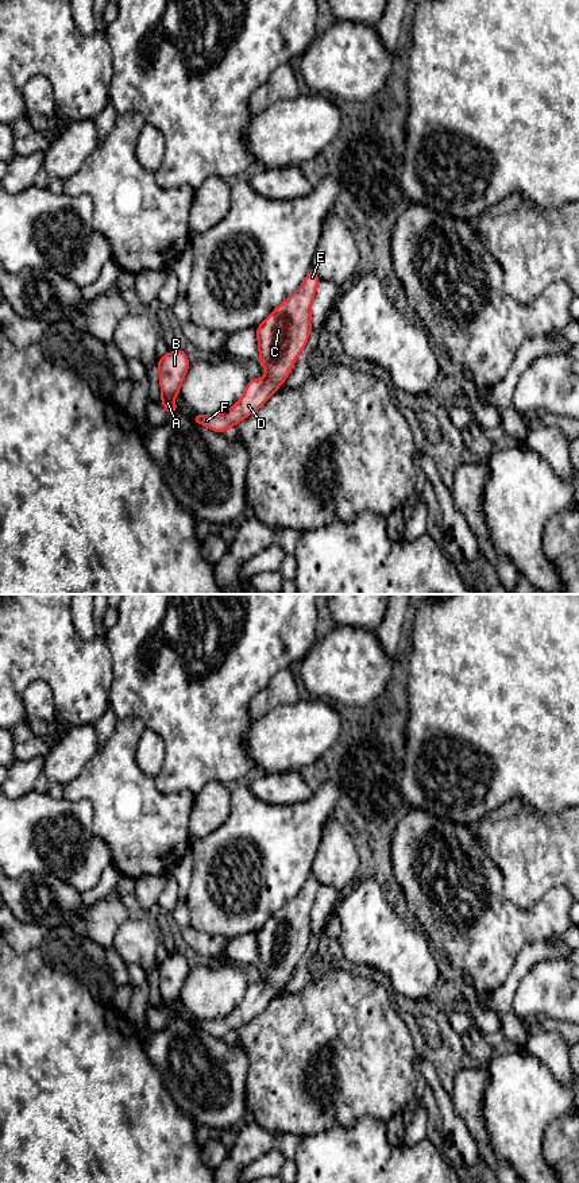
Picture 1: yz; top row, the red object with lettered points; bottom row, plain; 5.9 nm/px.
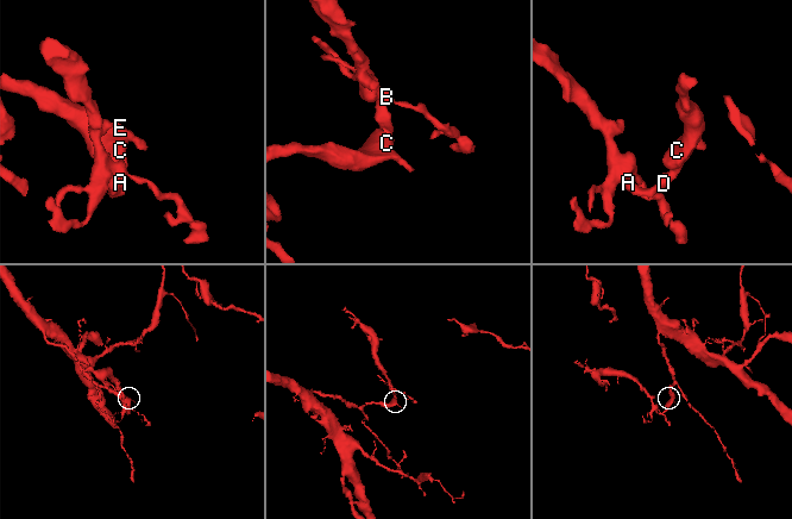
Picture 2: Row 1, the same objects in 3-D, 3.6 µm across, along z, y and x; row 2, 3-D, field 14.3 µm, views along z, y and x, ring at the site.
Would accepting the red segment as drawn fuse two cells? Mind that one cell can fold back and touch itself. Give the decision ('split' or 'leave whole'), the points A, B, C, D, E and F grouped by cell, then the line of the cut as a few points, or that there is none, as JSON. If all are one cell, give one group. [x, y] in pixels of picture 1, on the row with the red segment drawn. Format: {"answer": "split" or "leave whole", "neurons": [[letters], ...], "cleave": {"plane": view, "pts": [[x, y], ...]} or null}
{"answer": "leave whole", "neurons": [["A", "B", "C", "D", "E", "F"]], "cleave": null}

